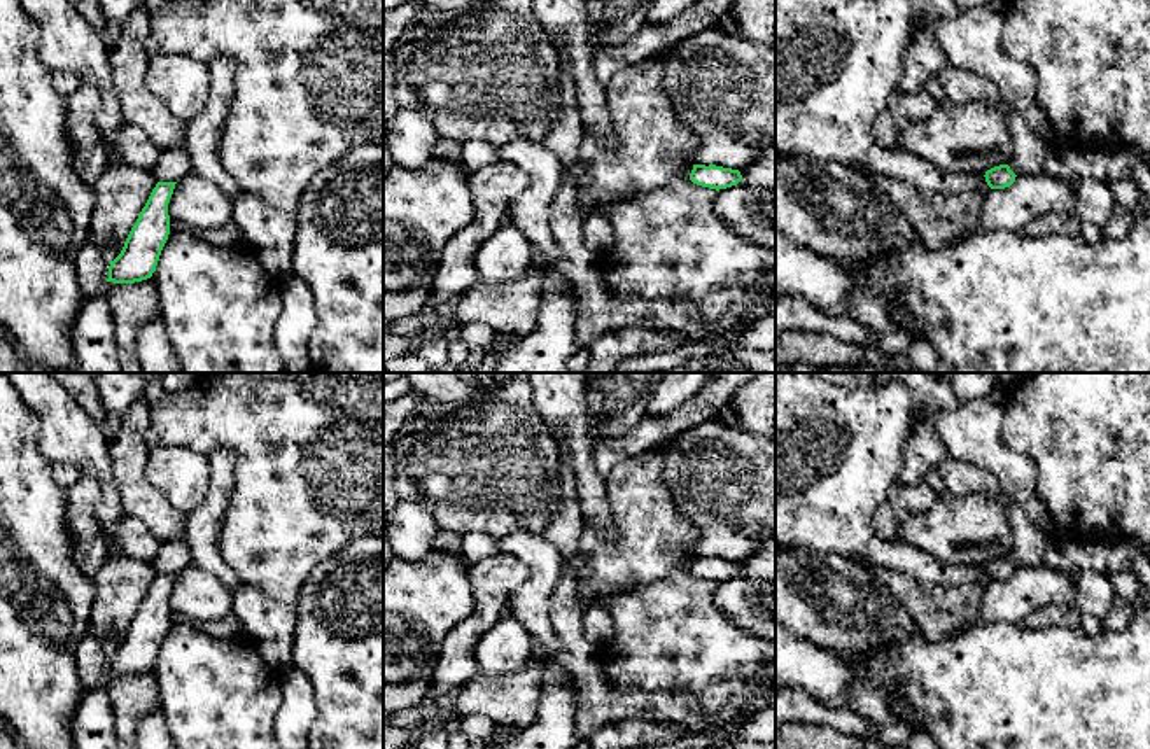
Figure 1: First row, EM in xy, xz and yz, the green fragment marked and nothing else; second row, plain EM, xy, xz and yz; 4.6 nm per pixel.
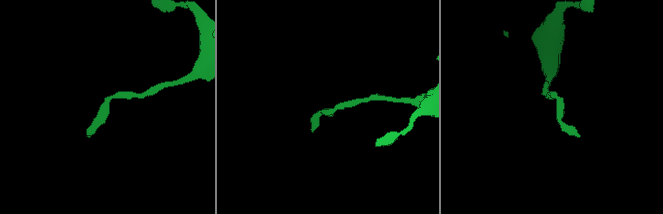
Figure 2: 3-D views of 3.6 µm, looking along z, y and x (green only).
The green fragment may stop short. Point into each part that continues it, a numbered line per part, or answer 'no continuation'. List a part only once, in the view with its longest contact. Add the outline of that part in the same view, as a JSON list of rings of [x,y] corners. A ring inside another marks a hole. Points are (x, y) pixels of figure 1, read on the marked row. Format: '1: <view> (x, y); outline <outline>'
no continuation

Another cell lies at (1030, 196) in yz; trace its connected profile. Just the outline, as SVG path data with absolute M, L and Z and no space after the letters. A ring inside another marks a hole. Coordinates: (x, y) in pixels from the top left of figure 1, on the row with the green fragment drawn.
M1017 175L1005 189L991 189L984 198L977 233L1020 229L1047 214L1076 215L1073 186L1082 178L1059 180L1048 175Z

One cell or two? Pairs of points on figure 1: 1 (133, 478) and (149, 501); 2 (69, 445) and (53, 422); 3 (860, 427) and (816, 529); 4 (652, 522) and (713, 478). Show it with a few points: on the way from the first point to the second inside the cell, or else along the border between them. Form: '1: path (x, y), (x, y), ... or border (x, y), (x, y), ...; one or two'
1: path (133, 483), (144, 496); one
2: path (69, 440), (58, 427); one
3: path (846, 452), (841, 471), (816, 496), (816, 504); one
4: border (662, 466), (671, 499), (697, 531), (699, 539); two

